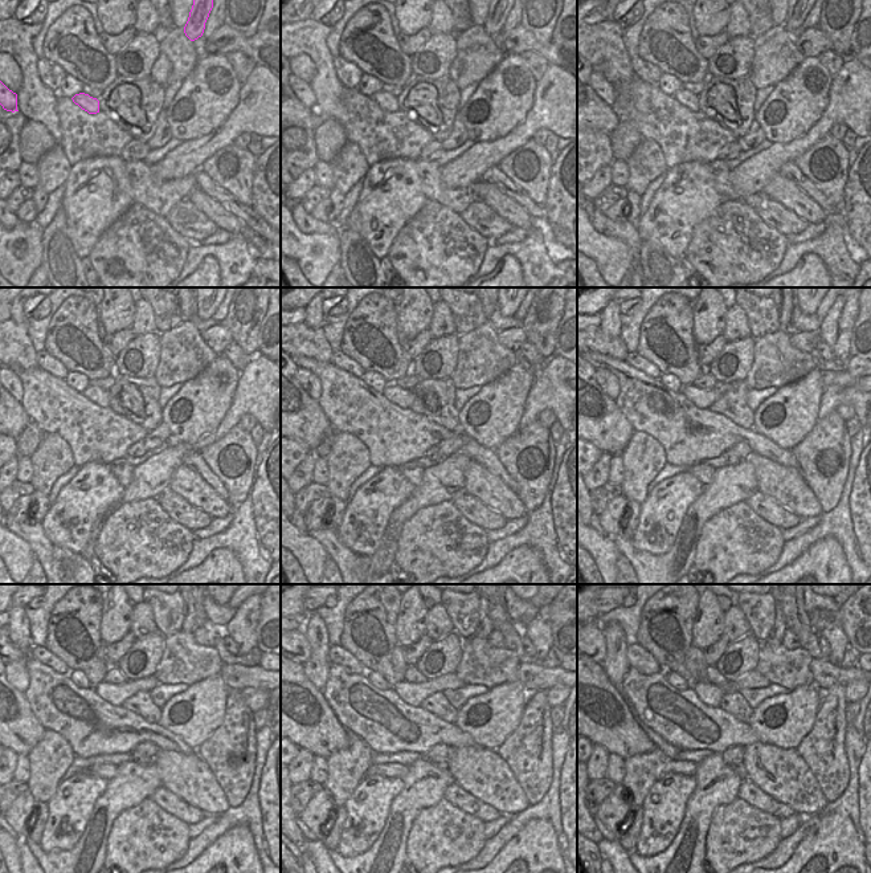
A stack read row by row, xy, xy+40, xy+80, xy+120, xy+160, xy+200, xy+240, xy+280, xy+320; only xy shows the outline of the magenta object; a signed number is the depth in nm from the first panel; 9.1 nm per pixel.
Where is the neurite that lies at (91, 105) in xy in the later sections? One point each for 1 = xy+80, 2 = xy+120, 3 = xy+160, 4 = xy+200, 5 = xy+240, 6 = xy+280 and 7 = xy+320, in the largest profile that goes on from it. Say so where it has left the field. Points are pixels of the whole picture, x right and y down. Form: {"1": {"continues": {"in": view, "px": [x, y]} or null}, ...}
{"1": {"continues": {"in": "xy+80", "px": [685, 97]}}, "2": {"continues": {"in": "xy+120", "px": [102, 398]}}, "3": {"continues": {"in": "xy+160", "px": [403, 398]}}, "4": {"continues": {"in": "xy+200", "px": [700, 398]}}, "5": {"continues": {"in": "xy+240", "px": [115, 694]}}, "6": {"continues": {"in": "xy+280", "px": [413, 694]}}, "7": {"continues": {"in": "xy+320", "px": [711, 694]}}}

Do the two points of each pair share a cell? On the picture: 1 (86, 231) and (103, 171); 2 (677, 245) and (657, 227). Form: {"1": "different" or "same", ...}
{"1": "same", "2": "same"}

